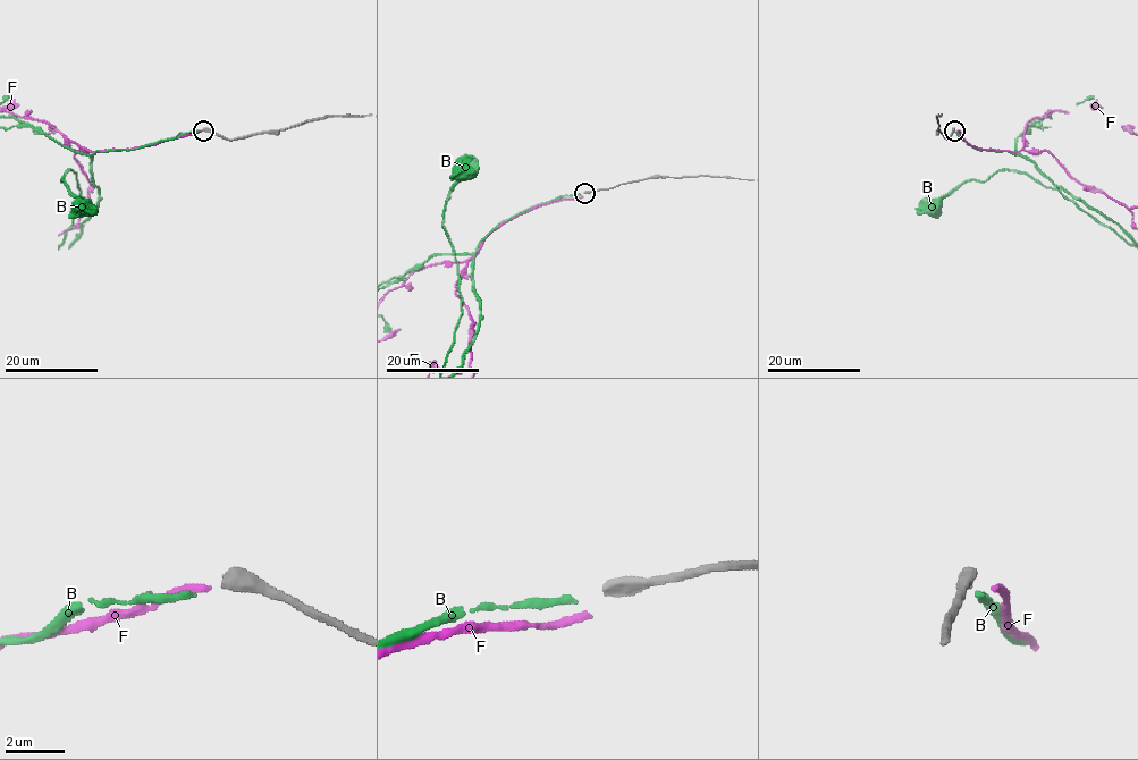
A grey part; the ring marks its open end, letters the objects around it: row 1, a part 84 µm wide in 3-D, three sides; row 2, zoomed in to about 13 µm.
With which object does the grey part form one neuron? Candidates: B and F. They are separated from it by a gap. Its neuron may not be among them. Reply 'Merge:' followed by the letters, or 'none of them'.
Merge: B

